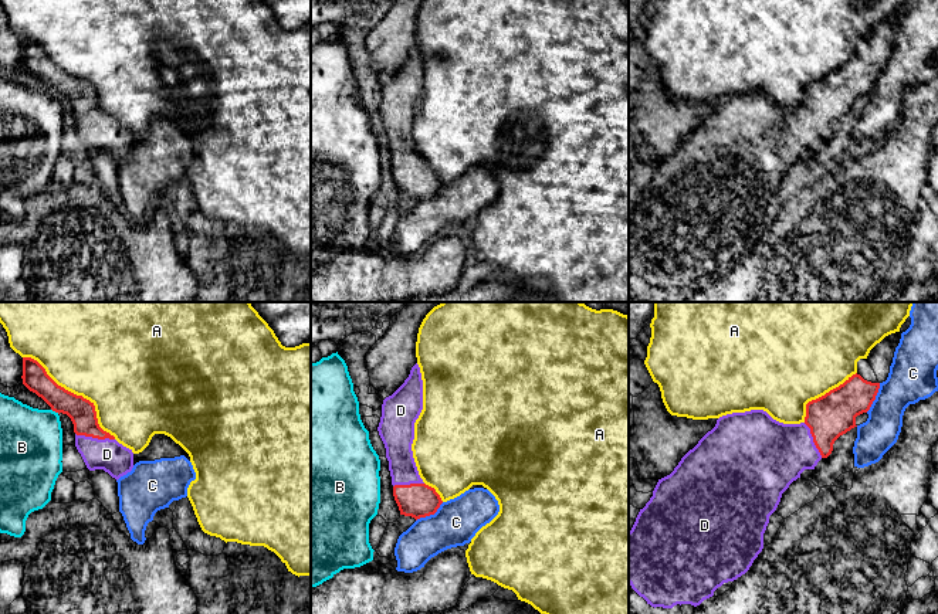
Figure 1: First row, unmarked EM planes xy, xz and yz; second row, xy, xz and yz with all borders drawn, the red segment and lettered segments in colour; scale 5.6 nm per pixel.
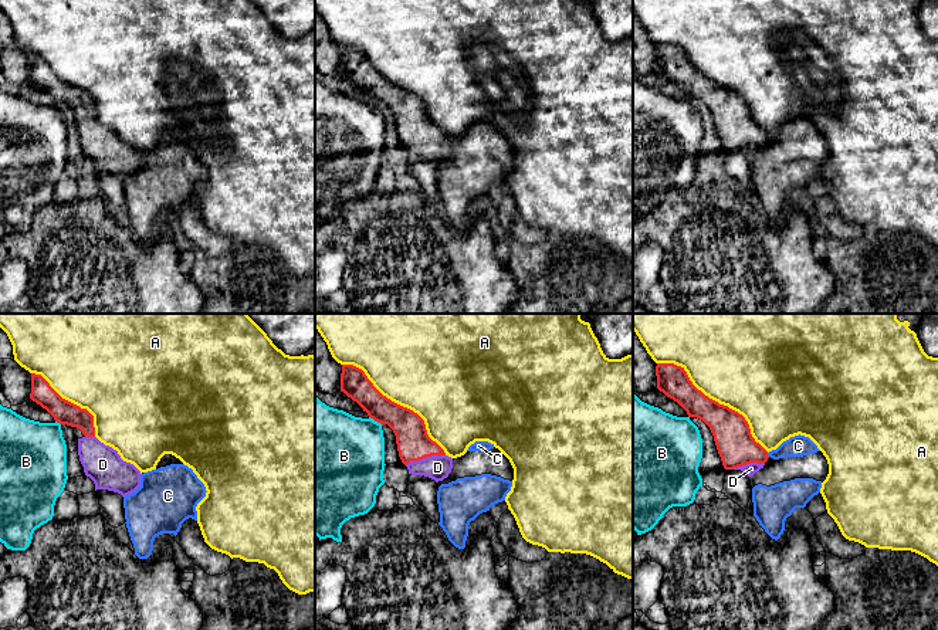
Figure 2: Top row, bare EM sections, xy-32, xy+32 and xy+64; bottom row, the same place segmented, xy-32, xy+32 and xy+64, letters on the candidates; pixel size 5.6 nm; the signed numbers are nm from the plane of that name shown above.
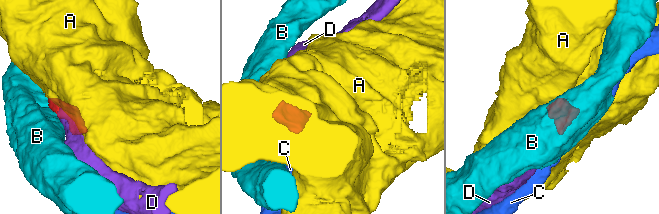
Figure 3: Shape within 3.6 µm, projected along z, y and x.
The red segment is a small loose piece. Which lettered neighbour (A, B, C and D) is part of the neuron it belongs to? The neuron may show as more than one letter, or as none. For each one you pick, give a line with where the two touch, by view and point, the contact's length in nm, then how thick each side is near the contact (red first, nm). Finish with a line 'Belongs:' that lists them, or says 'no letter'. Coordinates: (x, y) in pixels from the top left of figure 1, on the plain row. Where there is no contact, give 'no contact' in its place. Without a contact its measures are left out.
D: meets red in xy at (95, 119); contact 220 nm long; 150 nm thick on the red side, 180 nm on the other
Belongs: D

